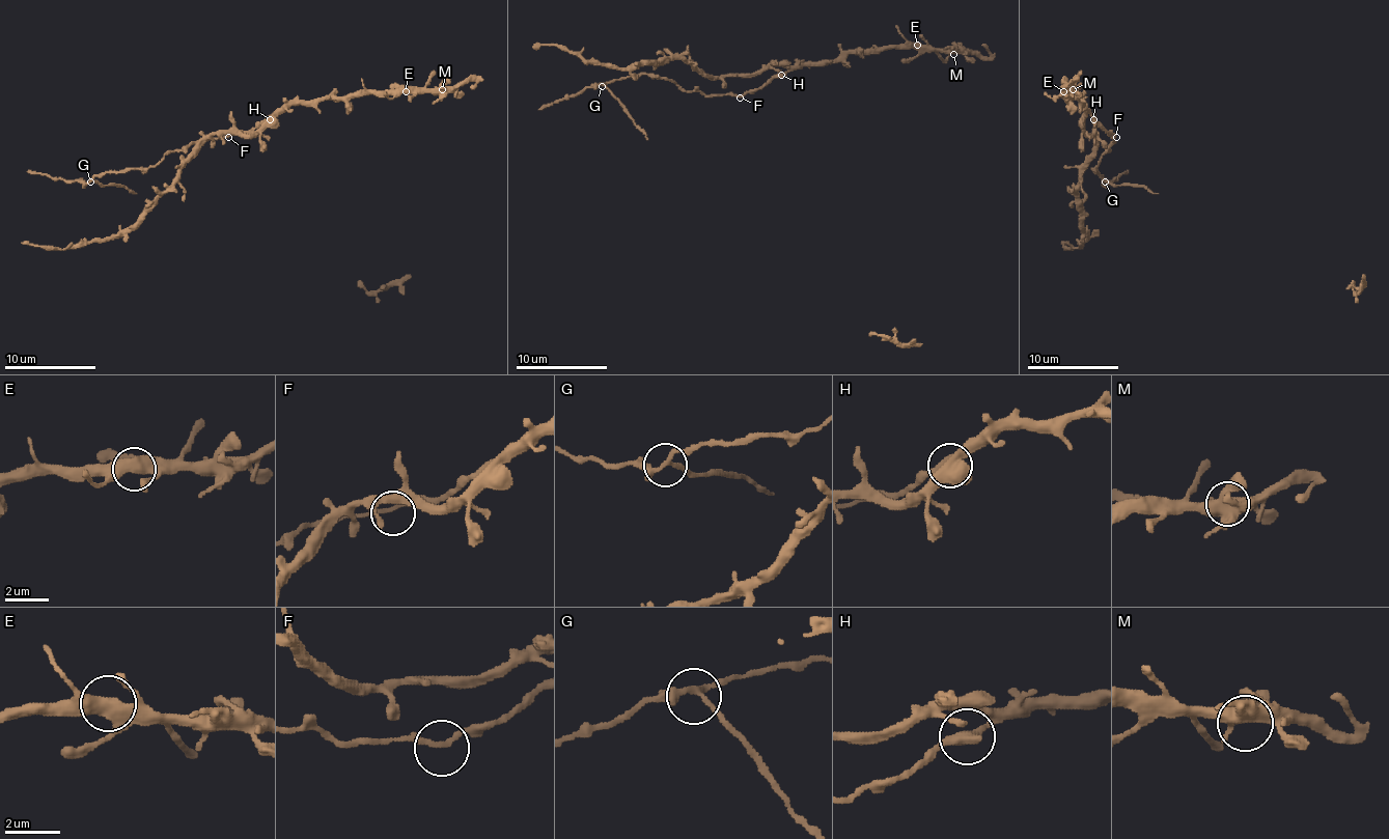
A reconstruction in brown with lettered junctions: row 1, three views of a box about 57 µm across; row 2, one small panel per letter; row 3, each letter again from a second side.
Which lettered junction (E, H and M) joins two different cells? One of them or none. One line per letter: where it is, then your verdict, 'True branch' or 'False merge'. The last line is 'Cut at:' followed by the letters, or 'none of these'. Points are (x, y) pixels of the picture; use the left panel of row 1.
E: Place: (406, 91). True branch
H: Place: (270, 119). False merge
M: Place: (442, 89). True branch
Cut at: H

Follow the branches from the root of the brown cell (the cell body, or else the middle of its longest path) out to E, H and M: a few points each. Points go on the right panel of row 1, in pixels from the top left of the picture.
E: (1109, 133), (1075, 96), (1063, 91)
H: (1109, 133), (1093, 119)
M: (1109, 133), (1075, 96), (1065, 91), (1073, 89)

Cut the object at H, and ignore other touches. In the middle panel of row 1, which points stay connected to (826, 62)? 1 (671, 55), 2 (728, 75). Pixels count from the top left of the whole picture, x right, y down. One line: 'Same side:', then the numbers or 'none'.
Same side: 1, 2

